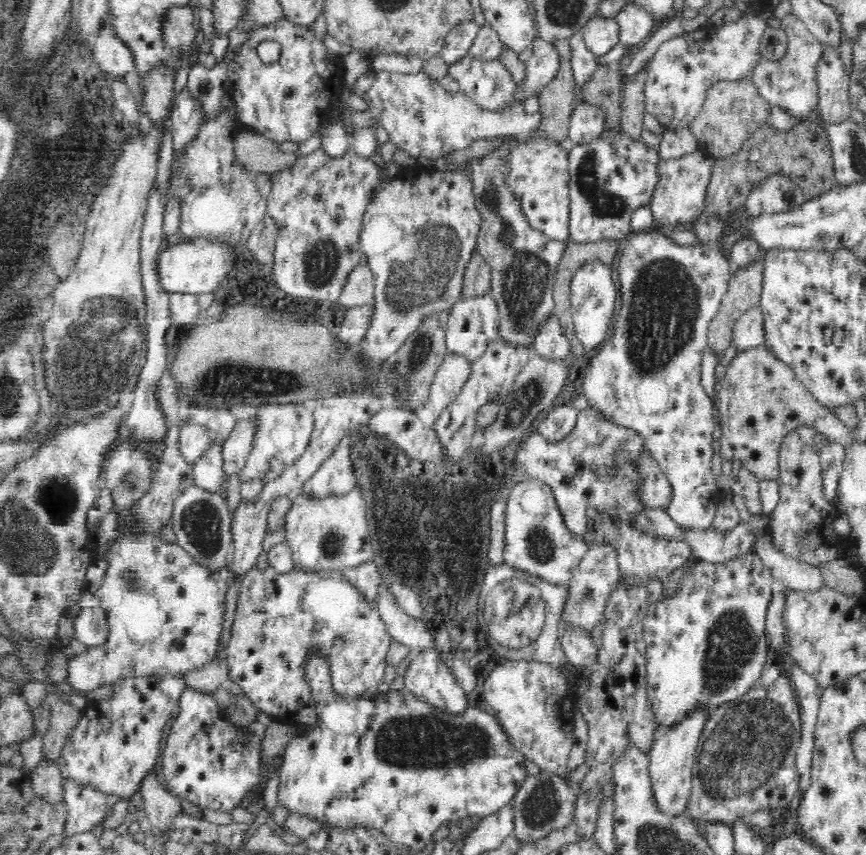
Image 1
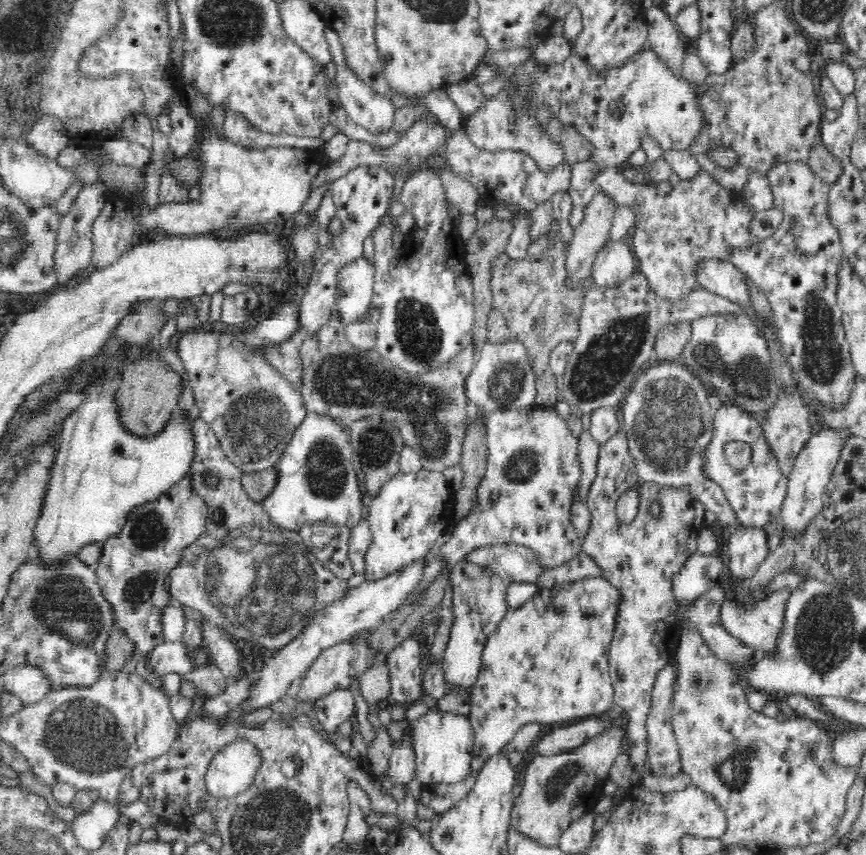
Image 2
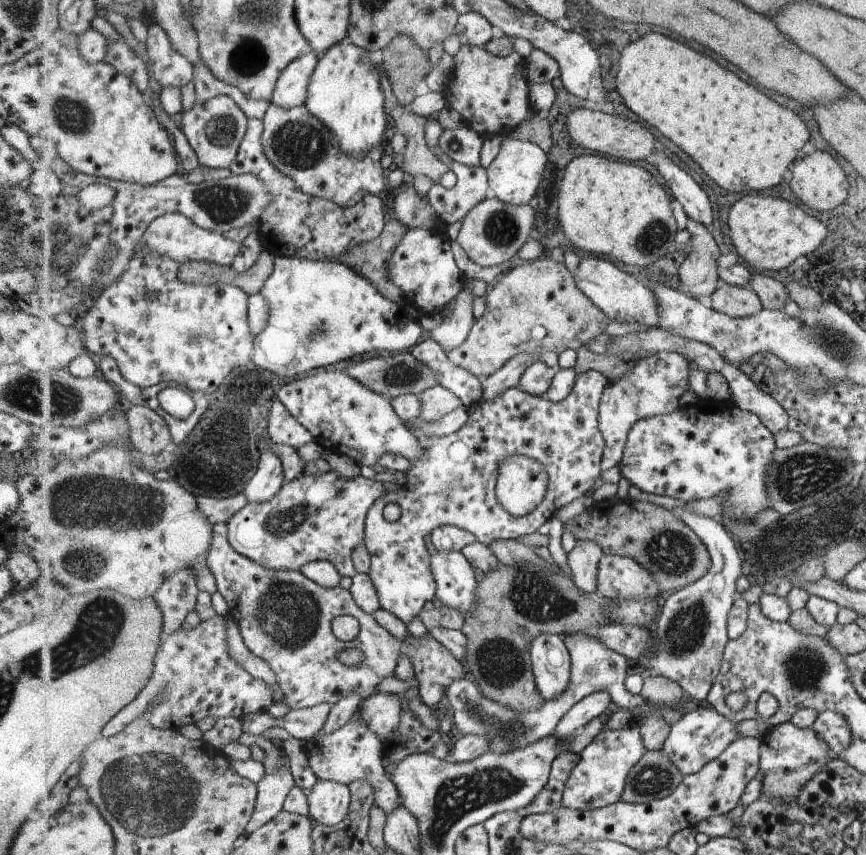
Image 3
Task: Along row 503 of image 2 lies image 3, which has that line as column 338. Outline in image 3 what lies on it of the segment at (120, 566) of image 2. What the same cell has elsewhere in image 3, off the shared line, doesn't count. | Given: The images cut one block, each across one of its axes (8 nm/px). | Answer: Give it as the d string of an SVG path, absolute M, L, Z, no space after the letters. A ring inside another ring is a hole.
M271 103L264 119L262 137L266 158L296 182L296 186L310 196L322 197L341 207L353 207L368 195L381 194L385 190L388 171L383 169L383 145L369 155L349 157L340 150L335 136L306 106L291 109Z

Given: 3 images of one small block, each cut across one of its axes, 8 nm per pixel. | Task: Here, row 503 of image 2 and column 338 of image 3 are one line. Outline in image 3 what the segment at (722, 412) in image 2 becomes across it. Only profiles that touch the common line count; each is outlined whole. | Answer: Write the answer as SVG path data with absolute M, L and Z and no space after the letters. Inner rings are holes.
M358 716L339 731L325 733L322 729L306 742L309 766L317 779L347 786L365 779L377 791L377 805L388 816L398 808L400 800L398 789L384 768L386 743L381 741L380 737Z

